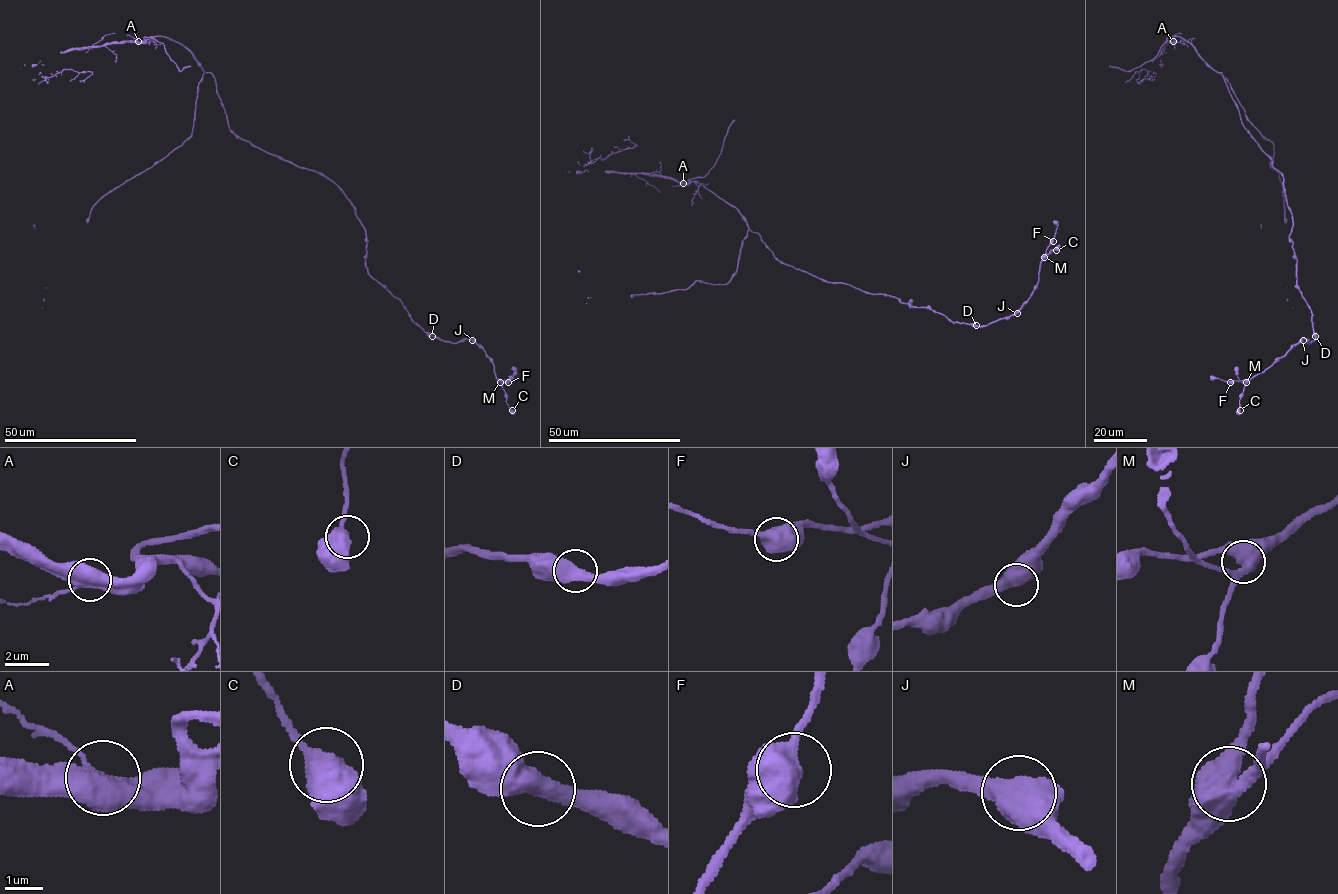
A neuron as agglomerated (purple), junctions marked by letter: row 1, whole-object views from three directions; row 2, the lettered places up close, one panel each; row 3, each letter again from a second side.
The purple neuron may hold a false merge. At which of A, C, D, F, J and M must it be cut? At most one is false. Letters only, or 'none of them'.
none of them

